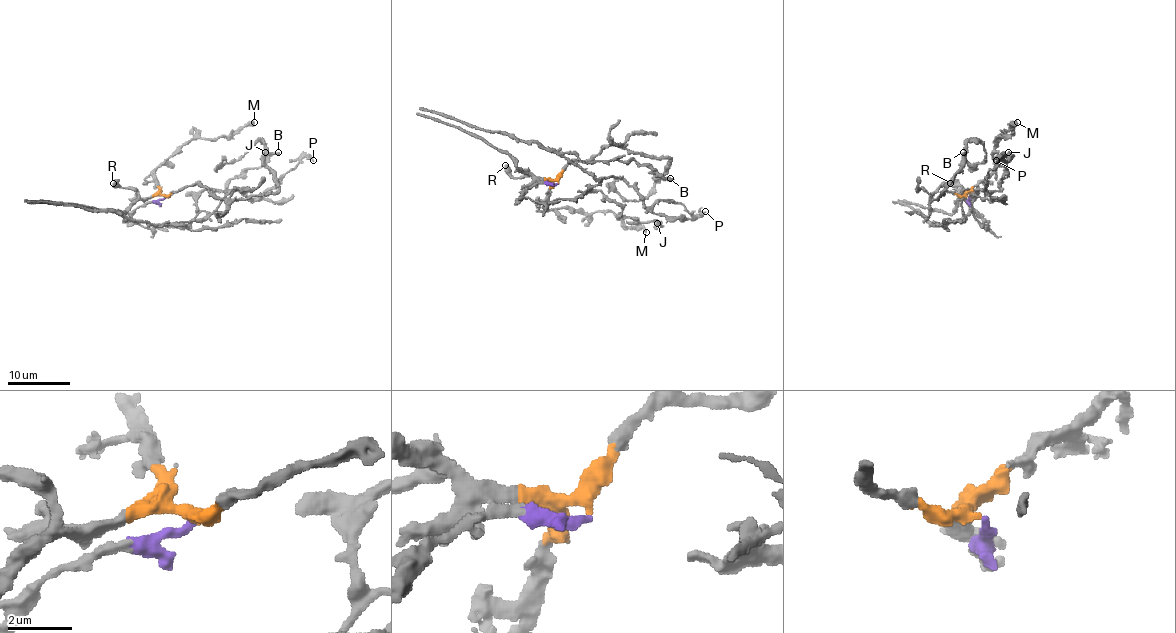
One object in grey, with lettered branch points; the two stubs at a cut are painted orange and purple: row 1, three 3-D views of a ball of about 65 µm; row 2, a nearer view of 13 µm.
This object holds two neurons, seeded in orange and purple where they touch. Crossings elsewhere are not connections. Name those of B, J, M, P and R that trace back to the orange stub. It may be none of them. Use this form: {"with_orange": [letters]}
{"with_orange": ["B", "M", "R"]}

